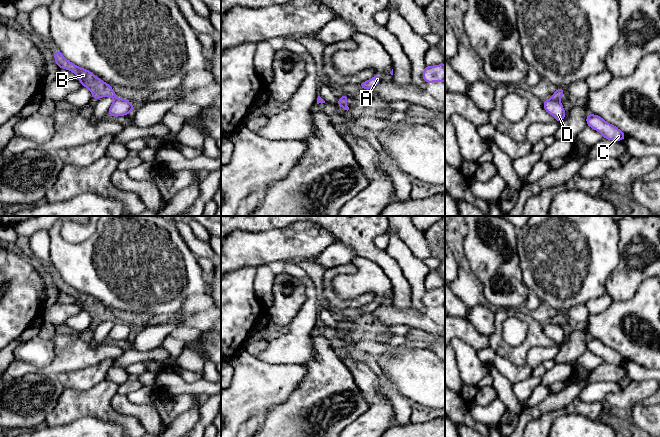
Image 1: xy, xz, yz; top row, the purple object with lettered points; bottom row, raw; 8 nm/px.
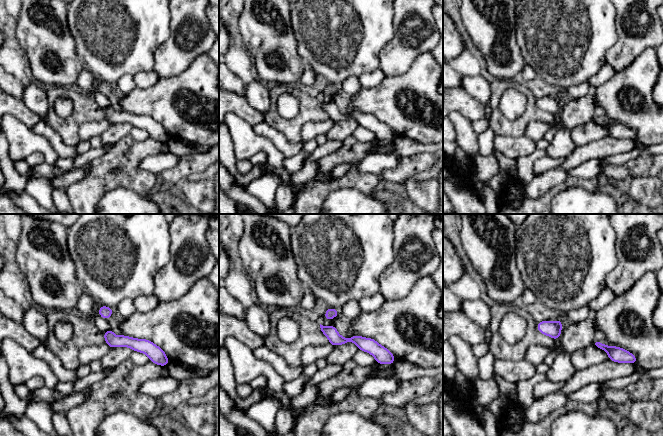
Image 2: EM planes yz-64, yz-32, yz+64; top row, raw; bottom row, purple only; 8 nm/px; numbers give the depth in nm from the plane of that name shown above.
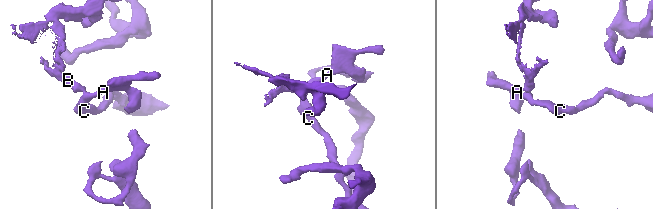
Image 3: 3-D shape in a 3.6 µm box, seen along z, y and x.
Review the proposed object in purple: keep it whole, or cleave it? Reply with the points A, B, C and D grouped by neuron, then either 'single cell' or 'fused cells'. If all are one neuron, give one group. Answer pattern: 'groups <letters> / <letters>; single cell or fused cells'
groups A C D / B; fused cells

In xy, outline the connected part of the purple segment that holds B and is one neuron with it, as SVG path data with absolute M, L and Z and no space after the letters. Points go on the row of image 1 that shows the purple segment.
M60 50L54 51L53 55L55 58L55 64L59 68L73 72L78 77L81 85L90 90L93 100L97 100L102 97L117 98L116 93L110 84L96 77L91 71L78 67L76 64L68 61Z

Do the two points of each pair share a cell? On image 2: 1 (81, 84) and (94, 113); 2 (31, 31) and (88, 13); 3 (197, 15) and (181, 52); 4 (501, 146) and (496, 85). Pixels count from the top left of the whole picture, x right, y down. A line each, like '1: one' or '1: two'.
1: two
2: two
3: one
4: two

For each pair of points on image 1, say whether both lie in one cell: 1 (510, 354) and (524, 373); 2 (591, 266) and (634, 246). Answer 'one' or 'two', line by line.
1: two
2: two

